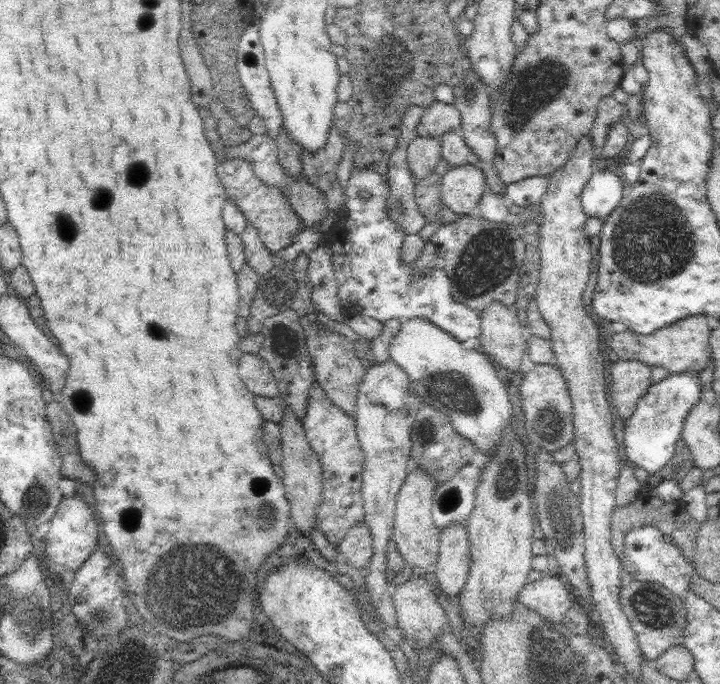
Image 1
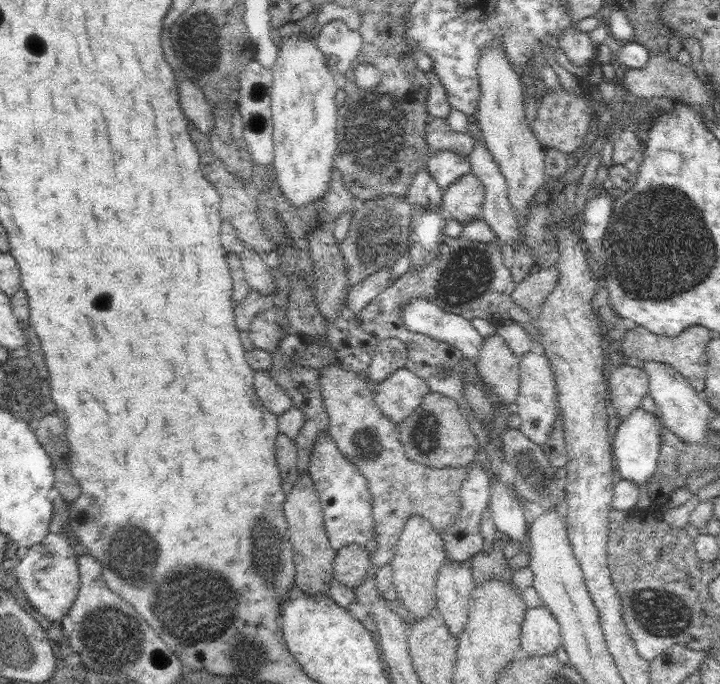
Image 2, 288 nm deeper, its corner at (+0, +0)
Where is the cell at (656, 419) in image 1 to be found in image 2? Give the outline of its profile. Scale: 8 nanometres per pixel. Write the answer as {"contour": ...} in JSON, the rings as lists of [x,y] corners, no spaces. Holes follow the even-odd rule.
{"contour":[[[635,408],[615,430],[615,438],[613,438],[613,466],[615,466],[615,474],[621,480],[631,480],[633,484],[637,484],[639,488],[645,486],[649,482],[649,478],[653,474],[659,474],[659,466],[655,464],[657,456],[659,456],[659,416],[649,414],[641,408]]]}

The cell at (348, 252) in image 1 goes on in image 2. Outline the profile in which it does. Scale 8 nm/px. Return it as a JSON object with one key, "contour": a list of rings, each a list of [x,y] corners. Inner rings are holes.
{"contour":[[[417,296],[415,300],[409,300],[409,304],[405,304],[405,308],[401,308],[401,316],[403,316],[403,322],[405,322],[405,328],[409,332],[417,332],[417,334],[425,334],[437,342],[447,342],[449,346],[455,346],[463,358],[467,360],[477,360],[479,358],[479,350],[483,346],[483,338],[475,332],[473,324],[463,318],[463,316],[457,316],[453,312],[445,312],[443,308],[439,308],[437,304],[433,304],[431,300],[427,298],[421,298]]]}

